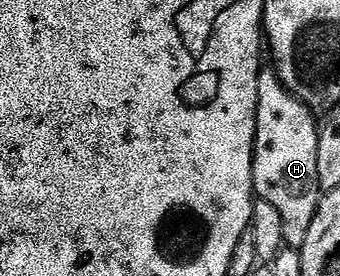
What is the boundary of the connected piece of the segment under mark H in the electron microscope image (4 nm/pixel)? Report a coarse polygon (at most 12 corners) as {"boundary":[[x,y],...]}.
{"boundary":[[262,70],[253,189],[300,249],[321,204],[319,119]]}

